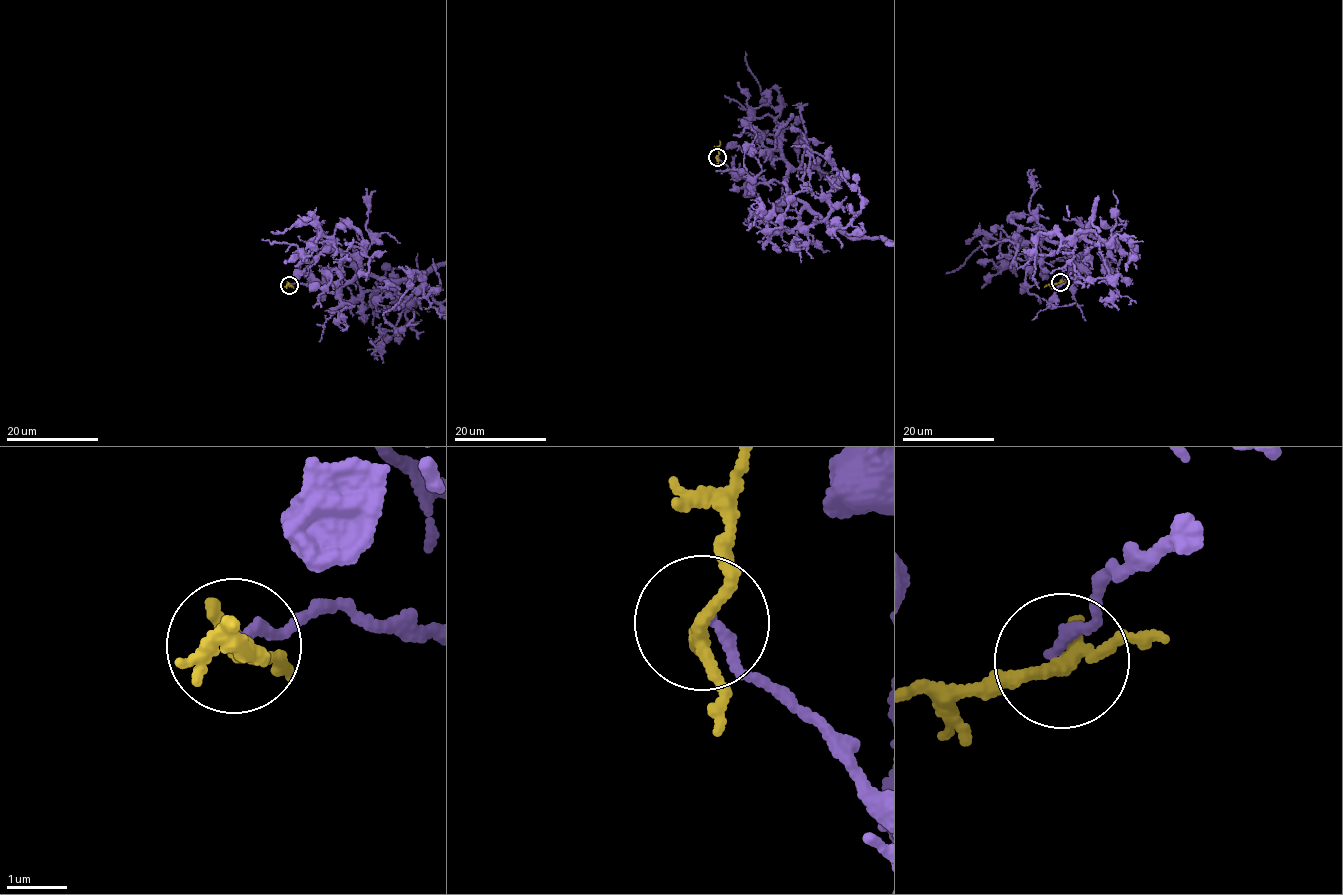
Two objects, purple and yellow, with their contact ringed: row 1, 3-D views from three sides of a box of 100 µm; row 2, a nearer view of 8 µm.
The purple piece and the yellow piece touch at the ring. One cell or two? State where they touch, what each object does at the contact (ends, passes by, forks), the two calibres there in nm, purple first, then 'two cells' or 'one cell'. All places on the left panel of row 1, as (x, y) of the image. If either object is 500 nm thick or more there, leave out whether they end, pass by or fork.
at (289, 285); purple ends there; yellow passes by; 170 nm thick on the purple side, 240 nm on the other; two cells

